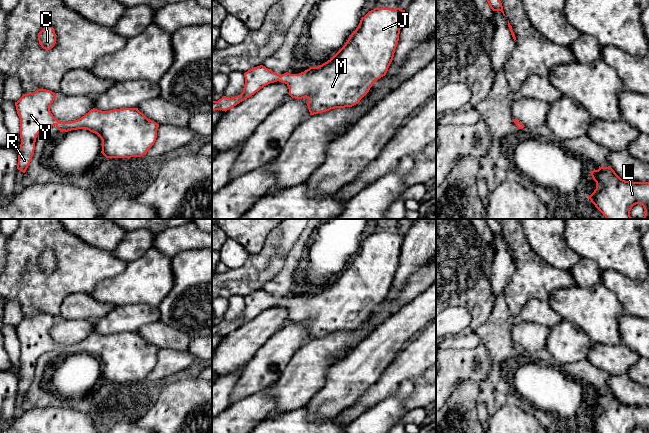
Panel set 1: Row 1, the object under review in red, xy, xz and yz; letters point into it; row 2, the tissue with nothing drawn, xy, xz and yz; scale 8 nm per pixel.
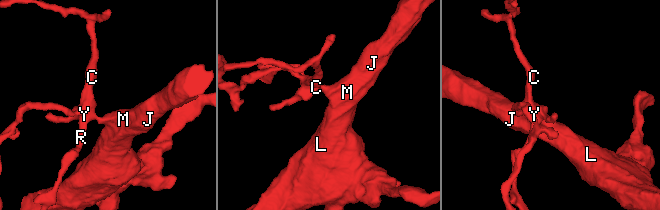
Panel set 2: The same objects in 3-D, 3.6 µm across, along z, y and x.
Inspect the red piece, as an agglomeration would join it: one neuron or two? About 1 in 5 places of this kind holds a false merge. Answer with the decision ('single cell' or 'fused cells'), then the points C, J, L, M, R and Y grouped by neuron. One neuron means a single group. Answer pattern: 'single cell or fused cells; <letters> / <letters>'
single cell; C J L M R Y

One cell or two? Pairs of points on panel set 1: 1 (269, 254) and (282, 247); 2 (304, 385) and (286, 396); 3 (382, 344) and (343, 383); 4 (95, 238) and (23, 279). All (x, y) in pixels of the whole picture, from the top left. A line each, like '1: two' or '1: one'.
1: two
2: one
3: one
4: two

